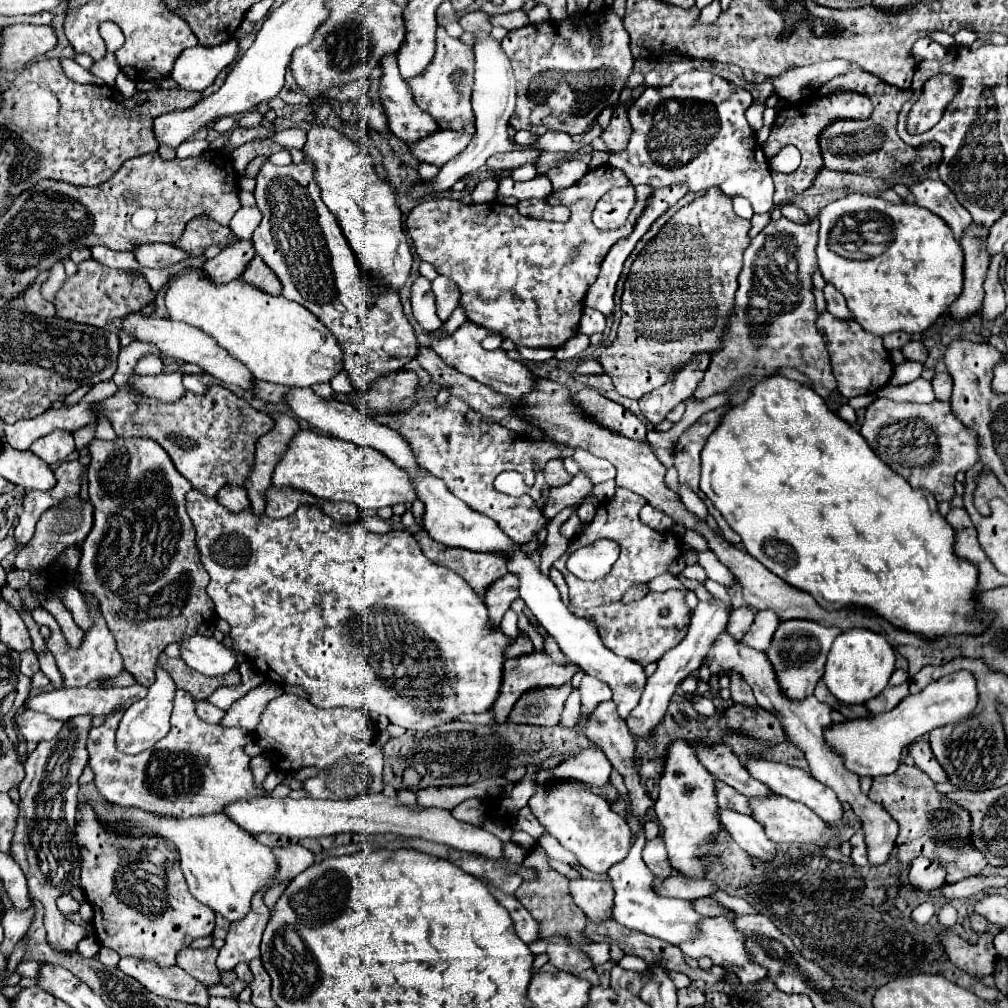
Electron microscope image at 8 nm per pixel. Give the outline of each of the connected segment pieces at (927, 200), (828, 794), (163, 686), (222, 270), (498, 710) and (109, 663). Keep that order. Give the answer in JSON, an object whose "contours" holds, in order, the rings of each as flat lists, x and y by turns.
{"contours":[[[925,179,919,181,915,185,909,185,911,197,919,207,925,207,929,211,933,211,935,215,939,215,955,233,955,239,959,241,965,227,969,227,969,223,973,221,969,211,965,211,965,207,961,207,961,203,955,199,953,191,949,191,949,187,939,181,939,179]],[[755,759,755,761,749,761,747,763,747,771,761,783,765,783,773,793,777,795,783,795,791,801,799,801,803,805,807,805,809,809,813,809,817,815,821,815,821,819,825,819,827,823,837,823,841,817,843,817,843,807,835,795,833,789,825,787,823,783,819,783,817,779,813,779,807,771,803,769,797,769,797,767,789,767,785,763,773,763,773,761,761,761,761,759]],[[157,667,157,679,155,683,149,687,149,693,145,699,133,703,125,715,119,721,119,729,117,729,117,749,121,753,141,753,149,747,153,747,159,739,163,739,169,733,169,717,171,717,171,709,173,709,173,697,175,697,175,683,173,679,167,675,167,671,161,671,161,667]],[[237,241,235,245,223,249,217,257,205,261,201,269,209,281,223,285,223,283,229,283,231,279,237,279,241,271,245,271,253,255,255,251,253,251,251,241]],[[533,651,529,655,517,657,517,659,507,659,503,663,503,679,501,679,499,697,491,707,491,711,495,715,495,723,505,723,509,719,509,711,513,709,513,705,517,703,517,699,523,693,527,693,531,689,539,689,539,687,561,687,563,683,571,681,571,677,575,675,577,669,579,667,575,667,575,665,567,665,567,667,555,665,547,653,539,653,539,651]],[[34,610,32,612,33,619,35,619,39,625,47,625,47,627,51,629,51,635,45,637,45,645,47,645,47,649,53,653,53,657,55,657,55,661,57,661,57,665,59,665,59,671,63,673,65,687,85,687,85,685,89,685,89,683,93,683,93,681,113,679,113,677,117,677,119,673,123,673,123,659,121,659,121,655,117,653,117,647,115,647,115,643,113,643,113,635,111,635,111,631,107,629,105,619,101,617,99,611,95,611,93,615,95,615,95,625,93,625,93,629,85,633,81,647,73,651,73,649,67,645,67,641,65,641,65,637,63,637,63,633,61,633,61,629,59,629,59,625,57,625,57,621,55,621,53,615,46,610]]]}

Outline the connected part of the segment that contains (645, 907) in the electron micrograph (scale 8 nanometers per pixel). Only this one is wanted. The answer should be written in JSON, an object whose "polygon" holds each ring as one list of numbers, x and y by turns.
{"polygon":[[639,827,637,839,627,855,625,861,613,865,609,869,609,877,613,881,613,889,615,889,615,907,613,907,613,919,617,923,621,923,627,929,637,929,641,933,659,937,671,945,681,945,685,941,693,941,697,937,697,925,703,919,695,907,693,901,687,899,669,899,669,897,661,897,651,889,651,881,653,875,651,871,645,867,643,859,641,859,641,849,645,845,645,829]]}

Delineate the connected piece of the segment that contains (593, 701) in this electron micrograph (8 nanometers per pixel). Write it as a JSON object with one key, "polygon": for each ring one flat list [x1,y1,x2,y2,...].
{"polygon":[[585,675,581,679,579,691,581,691,581,713,583,715,591,715,595,711,597,703,611,699,611,687,599,679,589,677,589,675]]}

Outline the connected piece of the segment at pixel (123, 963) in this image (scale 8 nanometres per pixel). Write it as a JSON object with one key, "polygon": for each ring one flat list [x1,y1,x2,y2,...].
{"polygon":[[121,959,119,969,159,997,199,1007,207,1007,209,1003,207,989,177,965,153,967,153,963,137,963,137,959]]}

